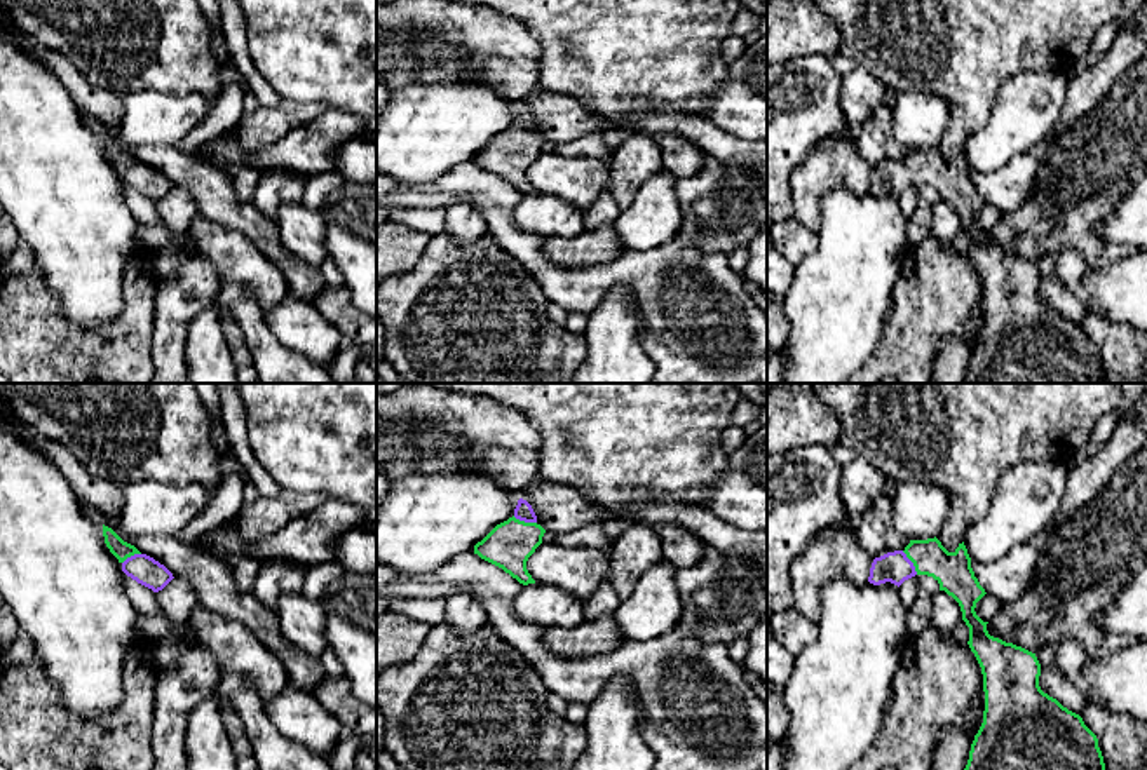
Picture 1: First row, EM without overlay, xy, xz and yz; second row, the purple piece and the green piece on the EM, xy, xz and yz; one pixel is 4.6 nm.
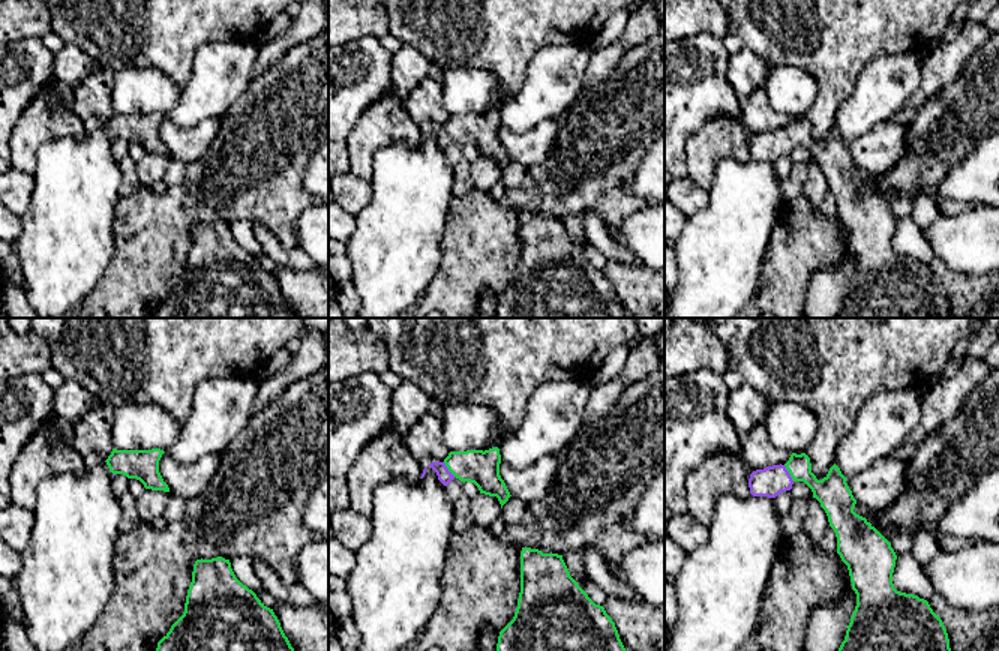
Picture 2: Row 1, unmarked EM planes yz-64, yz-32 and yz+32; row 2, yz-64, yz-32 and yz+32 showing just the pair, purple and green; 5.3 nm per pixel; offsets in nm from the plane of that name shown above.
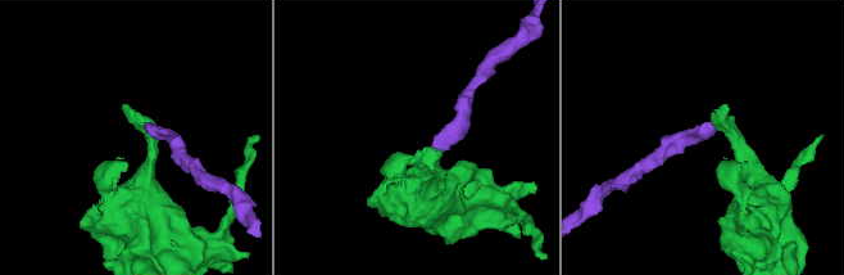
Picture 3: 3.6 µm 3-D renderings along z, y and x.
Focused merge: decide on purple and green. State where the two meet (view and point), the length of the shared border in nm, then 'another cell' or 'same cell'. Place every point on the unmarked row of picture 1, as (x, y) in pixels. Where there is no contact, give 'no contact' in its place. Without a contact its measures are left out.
yz (912, 173) | 130 nm | same cell

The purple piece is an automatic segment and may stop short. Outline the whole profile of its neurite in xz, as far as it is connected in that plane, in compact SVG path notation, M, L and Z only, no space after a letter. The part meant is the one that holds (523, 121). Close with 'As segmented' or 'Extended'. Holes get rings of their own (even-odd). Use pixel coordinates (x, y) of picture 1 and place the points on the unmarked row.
M519 108L514 125L497 134L481 152L474 164L502 178L519 193L535 193L526 179L528 167L542 153L546 139L537 132L532 115Z. Extended

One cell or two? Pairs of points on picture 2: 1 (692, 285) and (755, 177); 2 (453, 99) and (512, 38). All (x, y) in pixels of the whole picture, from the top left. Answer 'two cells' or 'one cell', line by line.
1: one cell
2: two cells

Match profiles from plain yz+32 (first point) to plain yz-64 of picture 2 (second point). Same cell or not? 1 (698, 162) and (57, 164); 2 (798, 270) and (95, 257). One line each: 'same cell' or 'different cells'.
1: different cells
2: different cells

